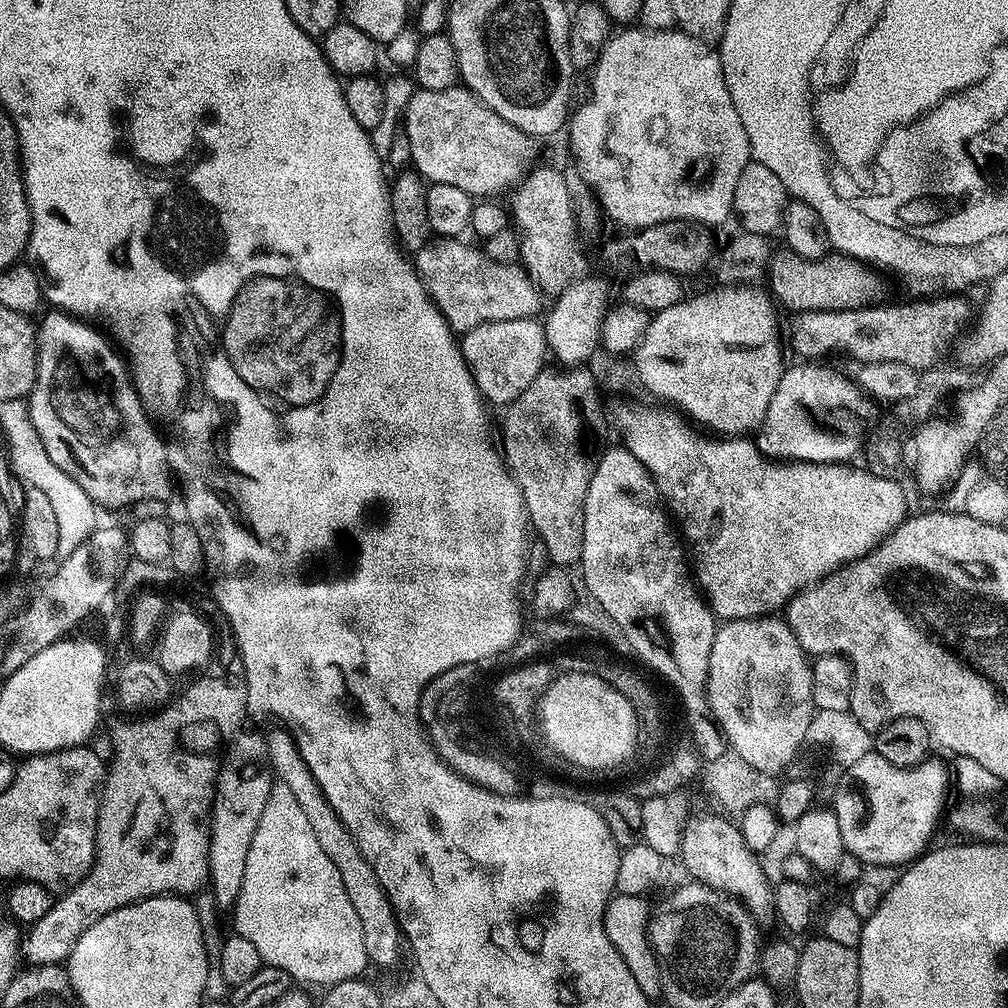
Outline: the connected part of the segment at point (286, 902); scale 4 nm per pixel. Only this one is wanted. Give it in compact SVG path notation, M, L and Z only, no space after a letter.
M273 783L270 798L266 798L262 818L258 818L258 830L254 830L254 842L250 842L250 854L246 854L246 874L234 905L235 912L235 935L247 938L267 967L286 970L293 981L331 986L363 977L370 968L366 942L362 942L362 922L358 922L350 894L346 894L342 874L318 844L314 829L302 806L298 806L298 798L290 792L290 786Z

